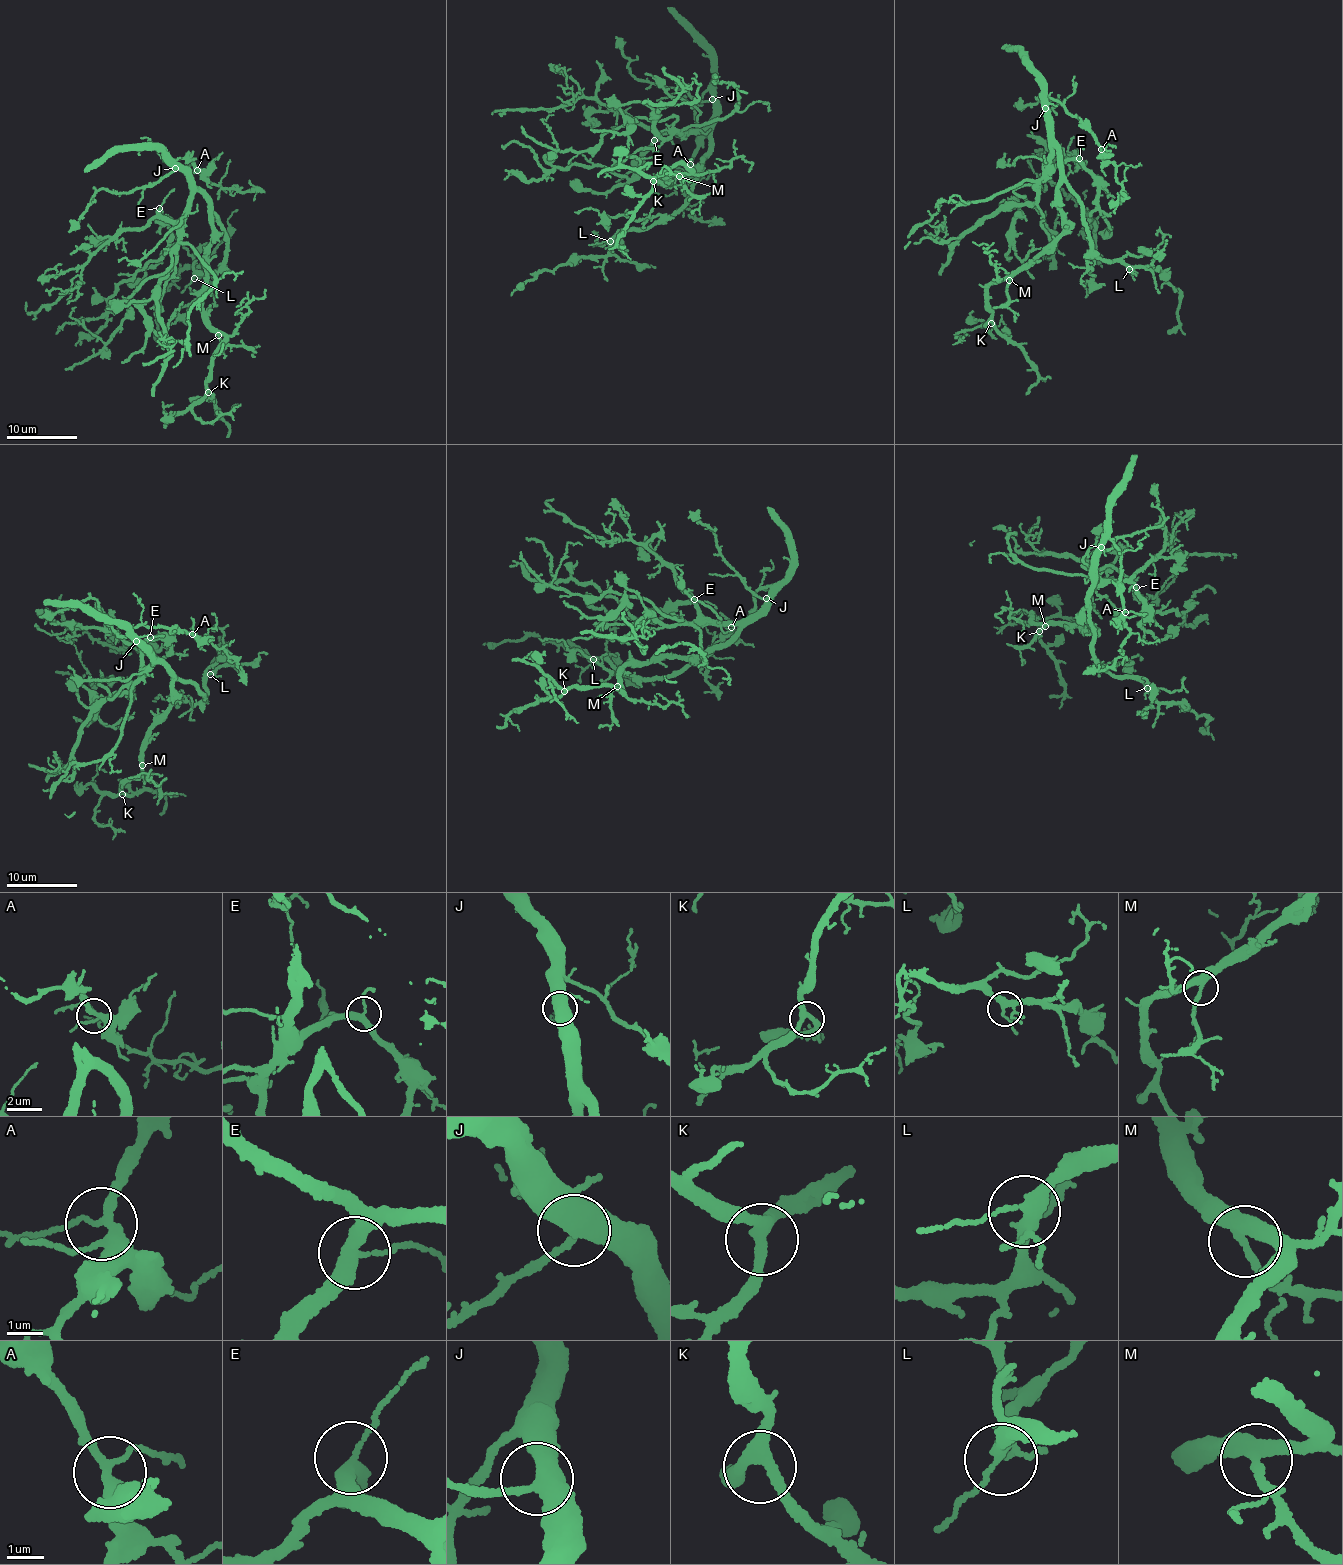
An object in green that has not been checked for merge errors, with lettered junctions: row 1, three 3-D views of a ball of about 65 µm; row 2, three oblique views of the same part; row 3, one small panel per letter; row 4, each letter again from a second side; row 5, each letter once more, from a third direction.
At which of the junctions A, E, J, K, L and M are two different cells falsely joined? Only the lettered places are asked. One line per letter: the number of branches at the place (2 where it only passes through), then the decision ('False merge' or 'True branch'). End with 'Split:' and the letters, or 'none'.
A: Branches: 4. True branch
E: Branches: 3. True branch
J: Branches: 4. True branch
K: Branches: 3. True branch
L: Branches: 5. True branch
M: Branches: 3. True branch
Split: none

